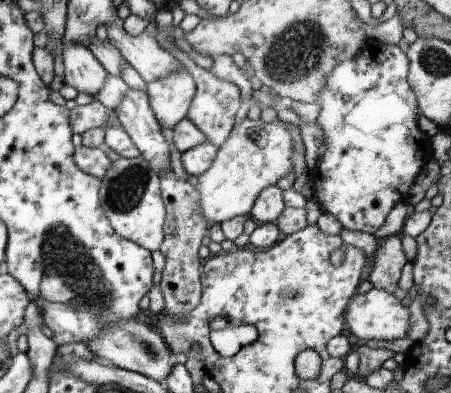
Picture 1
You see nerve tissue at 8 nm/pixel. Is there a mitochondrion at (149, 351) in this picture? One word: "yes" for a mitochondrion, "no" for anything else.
yes

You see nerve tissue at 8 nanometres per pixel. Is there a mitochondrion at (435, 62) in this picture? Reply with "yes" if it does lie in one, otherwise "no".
yes

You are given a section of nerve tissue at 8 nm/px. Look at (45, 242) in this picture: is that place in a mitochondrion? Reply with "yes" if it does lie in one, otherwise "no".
yes

